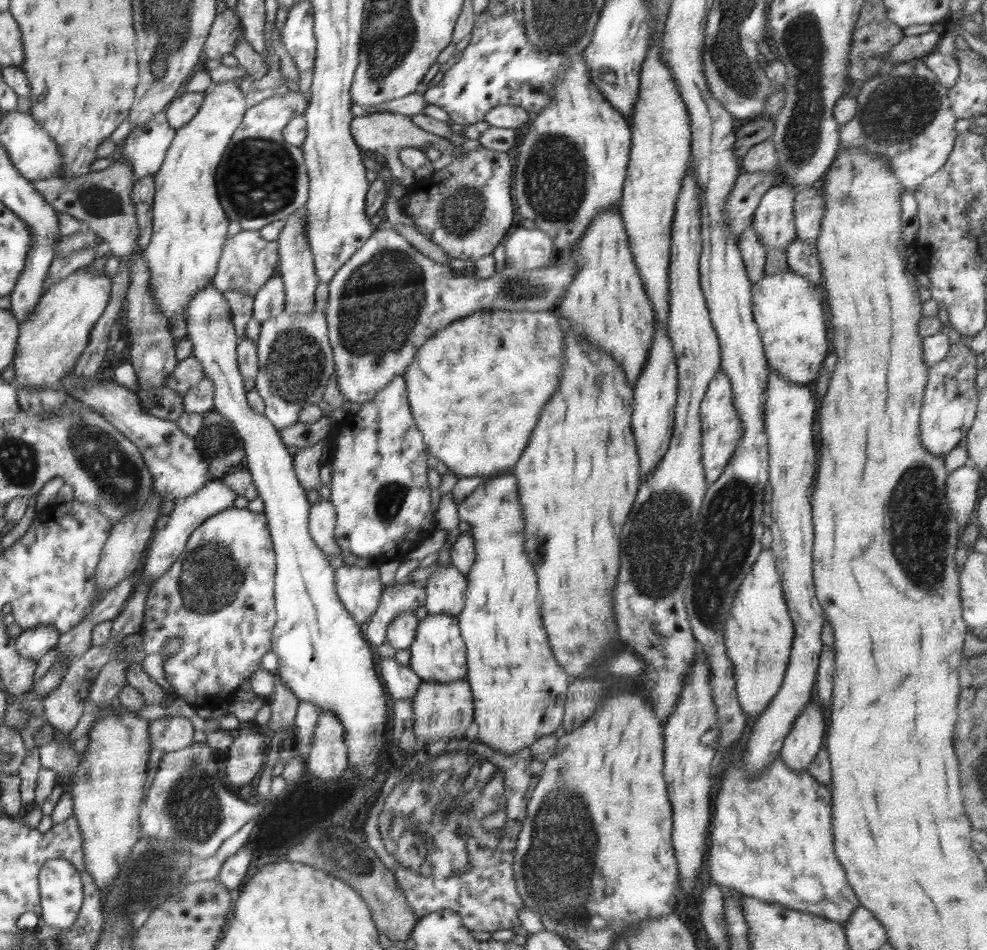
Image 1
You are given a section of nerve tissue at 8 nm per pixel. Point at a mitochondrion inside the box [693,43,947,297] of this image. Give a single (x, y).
(899, 108)

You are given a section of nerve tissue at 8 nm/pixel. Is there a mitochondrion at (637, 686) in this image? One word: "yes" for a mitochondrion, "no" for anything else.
no

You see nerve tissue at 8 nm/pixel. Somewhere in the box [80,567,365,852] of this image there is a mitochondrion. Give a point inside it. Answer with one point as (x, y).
(194, 809)

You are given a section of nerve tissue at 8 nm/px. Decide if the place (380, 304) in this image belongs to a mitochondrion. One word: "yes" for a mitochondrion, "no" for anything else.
yes

